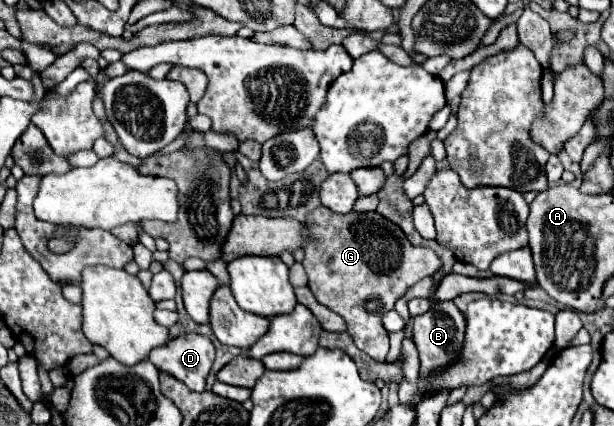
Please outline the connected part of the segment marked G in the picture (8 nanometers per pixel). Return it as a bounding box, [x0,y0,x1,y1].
[303,206,441,362]

